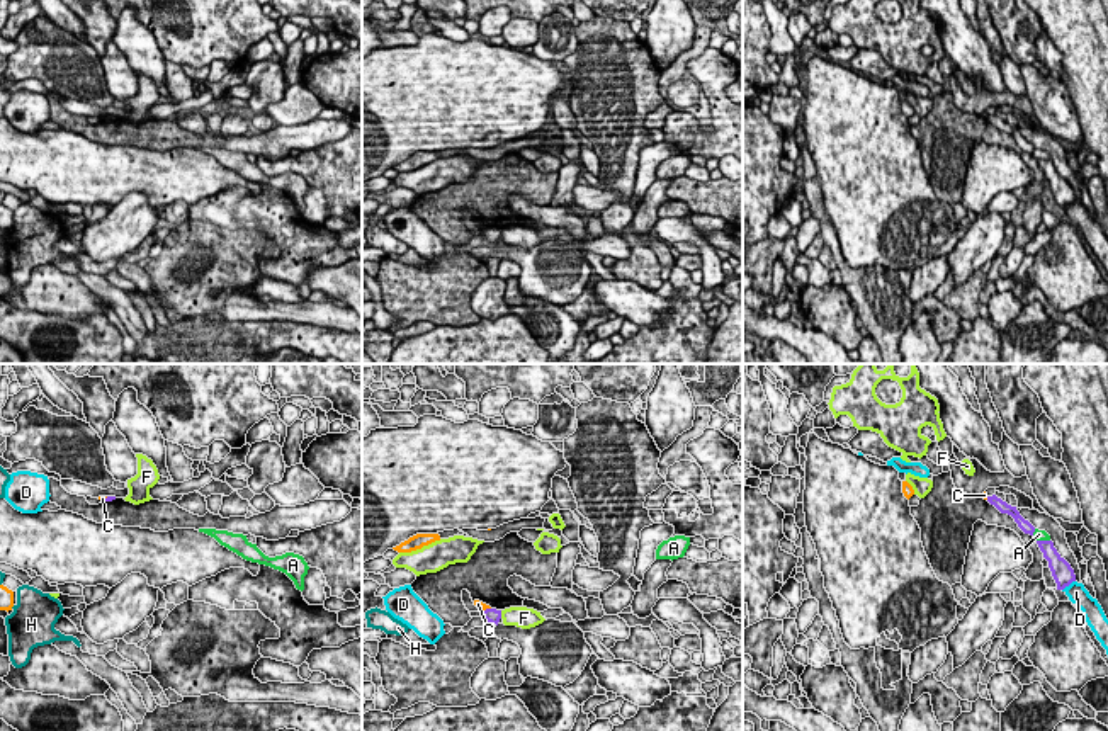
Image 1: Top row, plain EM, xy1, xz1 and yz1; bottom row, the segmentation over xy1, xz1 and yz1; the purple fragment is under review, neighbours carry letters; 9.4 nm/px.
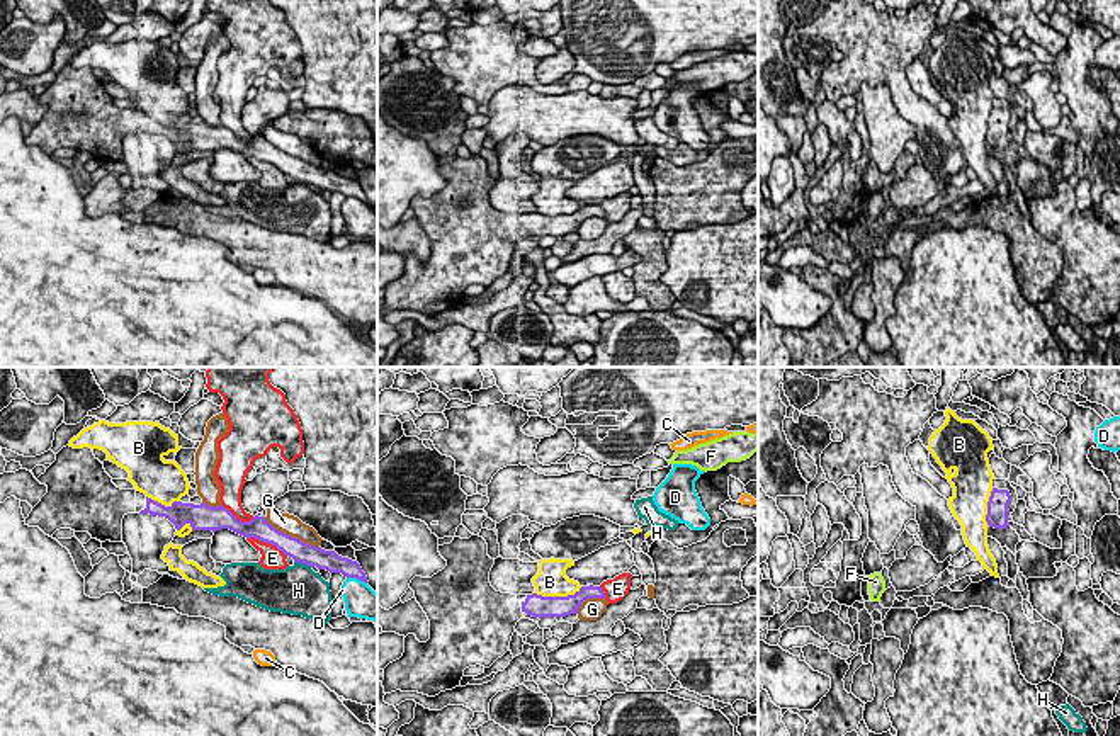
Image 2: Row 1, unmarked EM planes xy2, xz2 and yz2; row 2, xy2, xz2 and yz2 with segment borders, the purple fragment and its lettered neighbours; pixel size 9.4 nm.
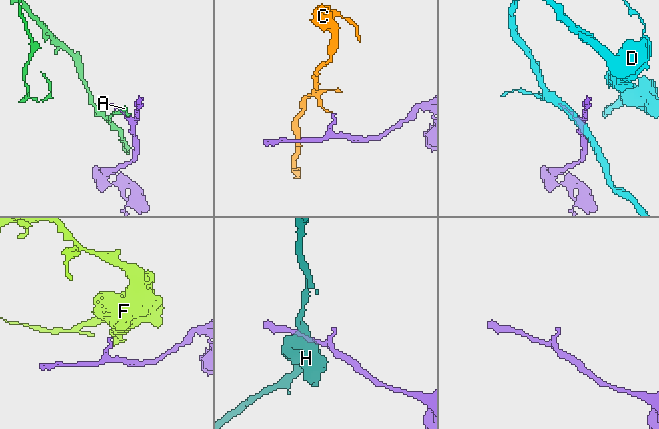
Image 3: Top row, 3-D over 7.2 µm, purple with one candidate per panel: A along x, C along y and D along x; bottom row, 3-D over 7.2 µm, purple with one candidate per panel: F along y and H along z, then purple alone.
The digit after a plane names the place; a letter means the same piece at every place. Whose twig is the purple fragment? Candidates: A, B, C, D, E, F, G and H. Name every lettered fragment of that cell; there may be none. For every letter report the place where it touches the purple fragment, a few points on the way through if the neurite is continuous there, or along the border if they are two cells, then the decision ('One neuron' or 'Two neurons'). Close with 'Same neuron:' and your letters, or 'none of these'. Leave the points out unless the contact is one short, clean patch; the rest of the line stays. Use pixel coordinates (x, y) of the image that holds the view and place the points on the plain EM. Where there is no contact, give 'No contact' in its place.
A: Touches purple at yz1 (1044, 160). Two neurons
B: Touches purple at xz2 (558, 216). Two neurons
C: Touches purple at xz1 (486, 228). Boundary: xz1 (490, 226), (485, 230). Two neurons
D: Touches purple at yz1 (1068, 204). Two neurons
E: Touches purple at xy2 (267, 162). Two neurons
F: Touches purple at xz1 (500, 233). Boundary: xz1 (500, 230), (502, 237). Two neurons
G: Touches purple at xy2 (289, 155). Two neurons
H: Touches purple at xy2 (303, 182). Boundary: xy2 (294, 181), (310, 186). Two neurons
Same neuron: none of these

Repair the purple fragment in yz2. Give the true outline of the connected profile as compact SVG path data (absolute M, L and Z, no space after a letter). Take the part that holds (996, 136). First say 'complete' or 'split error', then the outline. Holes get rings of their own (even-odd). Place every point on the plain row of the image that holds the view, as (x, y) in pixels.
complete; M993 107L987 121L987 134L986 134L986 141L989 146L994 146L994 148L1010 146L1010 141L1008 141L1010 121L1011 121L1011 114L1008 109Z

